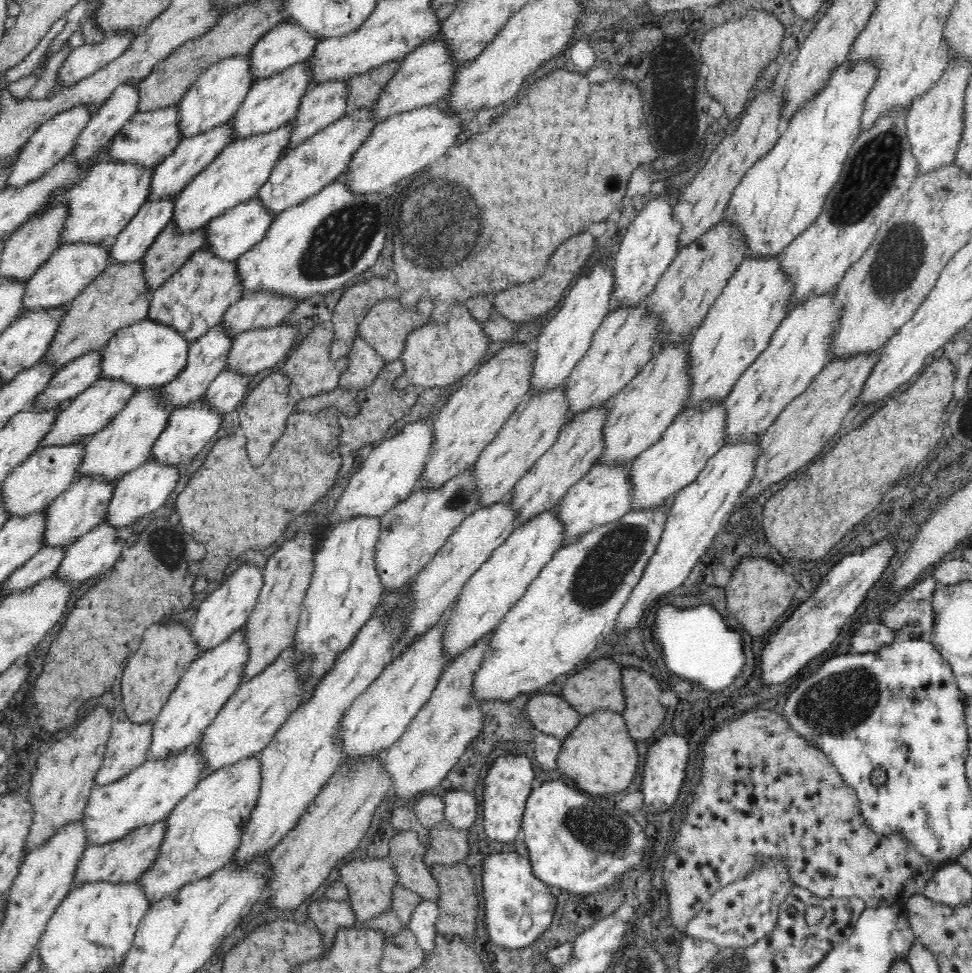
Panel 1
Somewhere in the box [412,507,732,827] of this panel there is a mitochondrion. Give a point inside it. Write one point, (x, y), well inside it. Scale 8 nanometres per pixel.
(607, 564)

